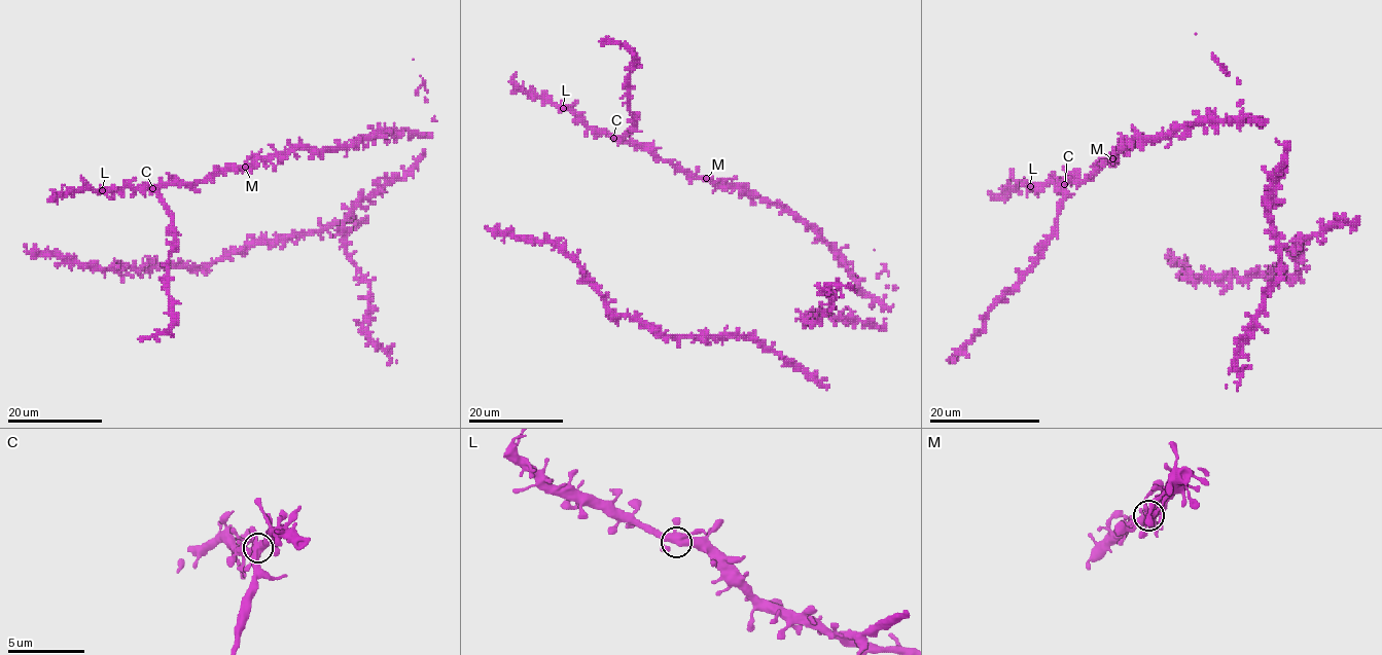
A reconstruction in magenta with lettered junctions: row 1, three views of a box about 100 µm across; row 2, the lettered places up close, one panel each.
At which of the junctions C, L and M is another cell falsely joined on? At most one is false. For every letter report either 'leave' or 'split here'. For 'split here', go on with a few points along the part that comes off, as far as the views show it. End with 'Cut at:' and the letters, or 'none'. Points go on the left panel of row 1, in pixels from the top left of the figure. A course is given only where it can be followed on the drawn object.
C: split here | (152, 188), (172, 219), (173, 252), (167, 274), (171, 326), (155, 336), (138, 339)
L: leave
M: leave
Cut at: C

